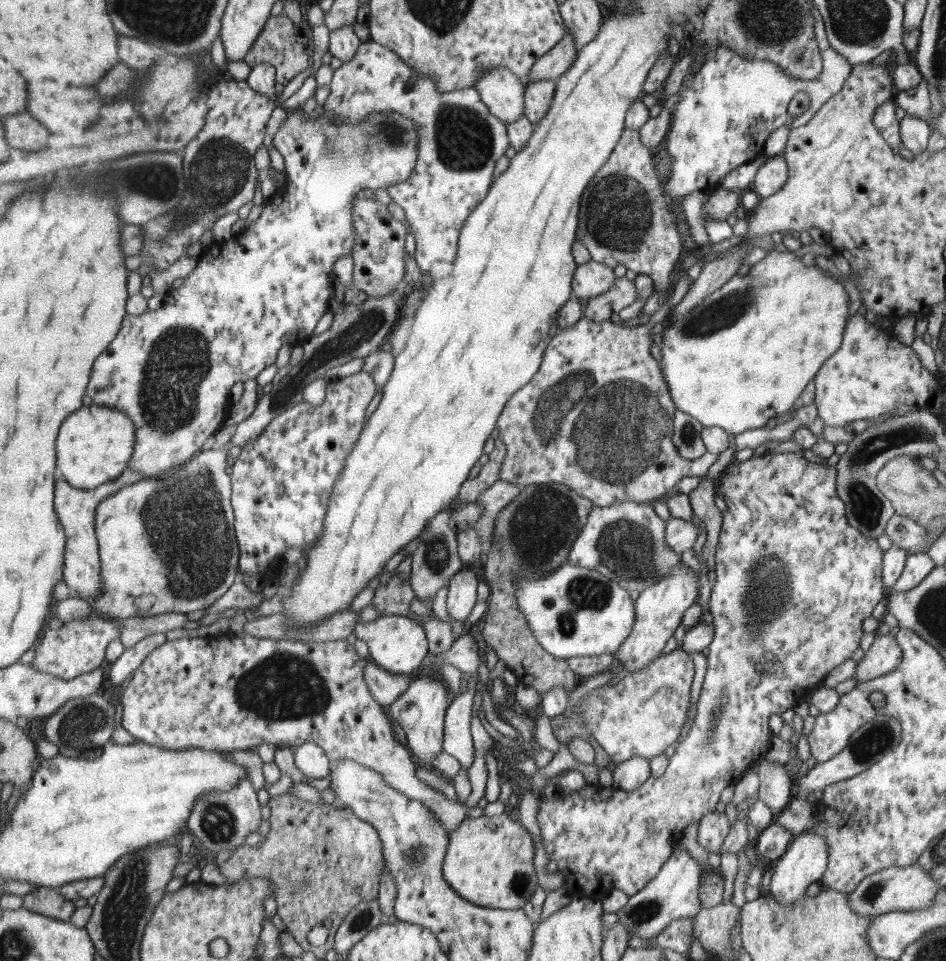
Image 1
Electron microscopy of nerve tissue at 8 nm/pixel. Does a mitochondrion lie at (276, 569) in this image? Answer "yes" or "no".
no

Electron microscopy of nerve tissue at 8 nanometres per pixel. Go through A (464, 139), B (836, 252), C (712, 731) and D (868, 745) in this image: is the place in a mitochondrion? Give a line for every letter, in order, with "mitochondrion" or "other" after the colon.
A: mitochondrion
B: other
C: mitochondrion
D: mitochondrion

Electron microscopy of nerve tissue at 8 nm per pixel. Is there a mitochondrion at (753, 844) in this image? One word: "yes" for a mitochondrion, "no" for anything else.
no

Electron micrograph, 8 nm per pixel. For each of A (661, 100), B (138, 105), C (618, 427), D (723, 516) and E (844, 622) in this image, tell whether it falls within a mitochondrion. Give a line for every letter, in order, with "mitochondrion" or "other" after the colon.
A: other
B: other
C: mitochondrion
D: other
E: other

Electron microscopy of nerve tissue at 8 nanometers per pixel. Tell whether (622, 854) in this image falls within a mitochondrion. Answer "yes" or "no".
no

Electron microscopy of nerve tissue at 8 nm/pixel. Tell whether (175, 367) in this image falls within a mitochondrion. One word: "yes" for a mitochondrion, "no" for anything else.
yes

